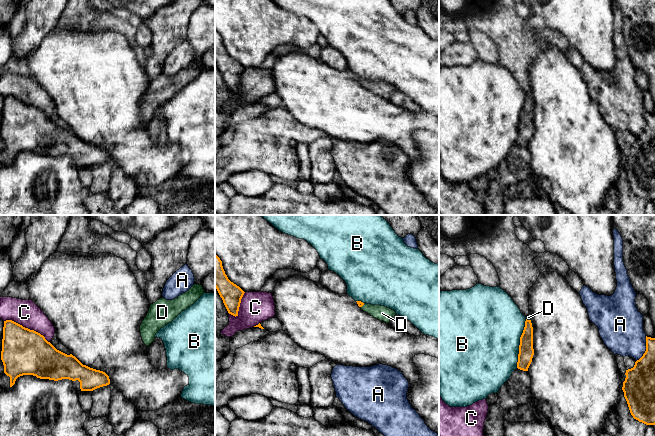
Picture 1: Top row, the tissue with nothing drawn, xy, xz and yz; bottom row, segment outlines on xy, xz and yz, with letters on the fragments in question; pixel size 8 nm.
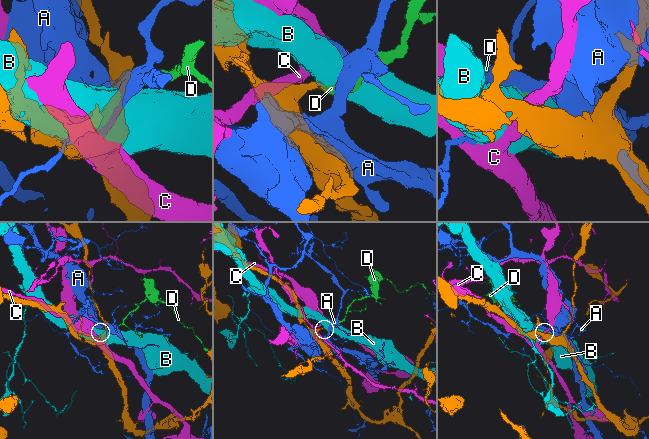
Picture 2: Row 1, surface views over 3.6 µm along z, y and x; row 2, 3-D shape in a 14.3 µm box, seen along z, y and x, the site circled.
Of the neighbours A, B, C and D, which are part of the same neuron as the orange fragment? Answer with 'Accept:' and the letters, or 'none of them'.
Accept: D

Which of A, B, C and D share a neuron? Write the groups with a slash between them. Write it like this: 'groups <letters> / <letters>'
groups A / B / C / D

